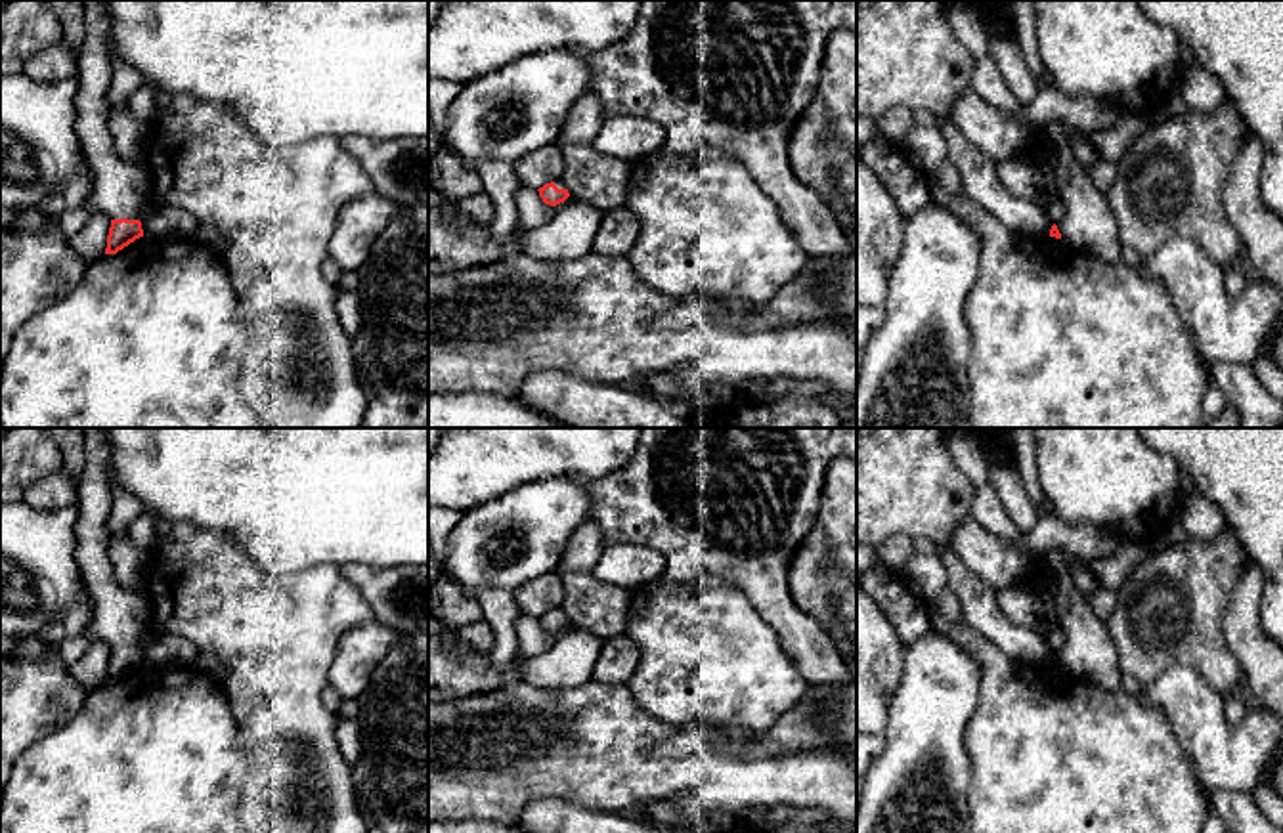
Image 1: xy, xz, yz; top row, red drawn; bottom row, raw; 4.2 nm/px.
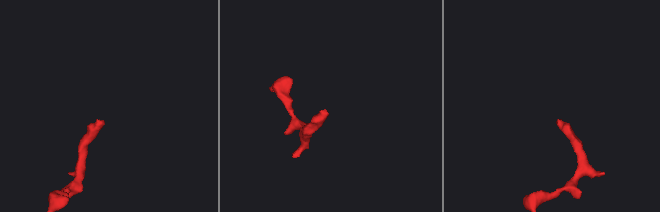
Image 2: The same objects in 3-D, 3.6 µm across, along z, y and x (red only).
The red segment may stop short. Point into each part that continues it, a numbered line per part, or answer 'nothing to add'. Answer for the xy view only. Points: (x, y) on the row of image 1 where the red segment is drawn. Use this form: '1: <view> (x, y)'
1: xy (121, 190)

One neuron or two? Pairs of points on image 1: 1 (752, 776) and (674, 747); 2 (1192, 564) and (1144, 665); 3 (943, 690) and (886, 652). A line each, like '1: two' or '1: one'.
1: two
2: one
3: two

